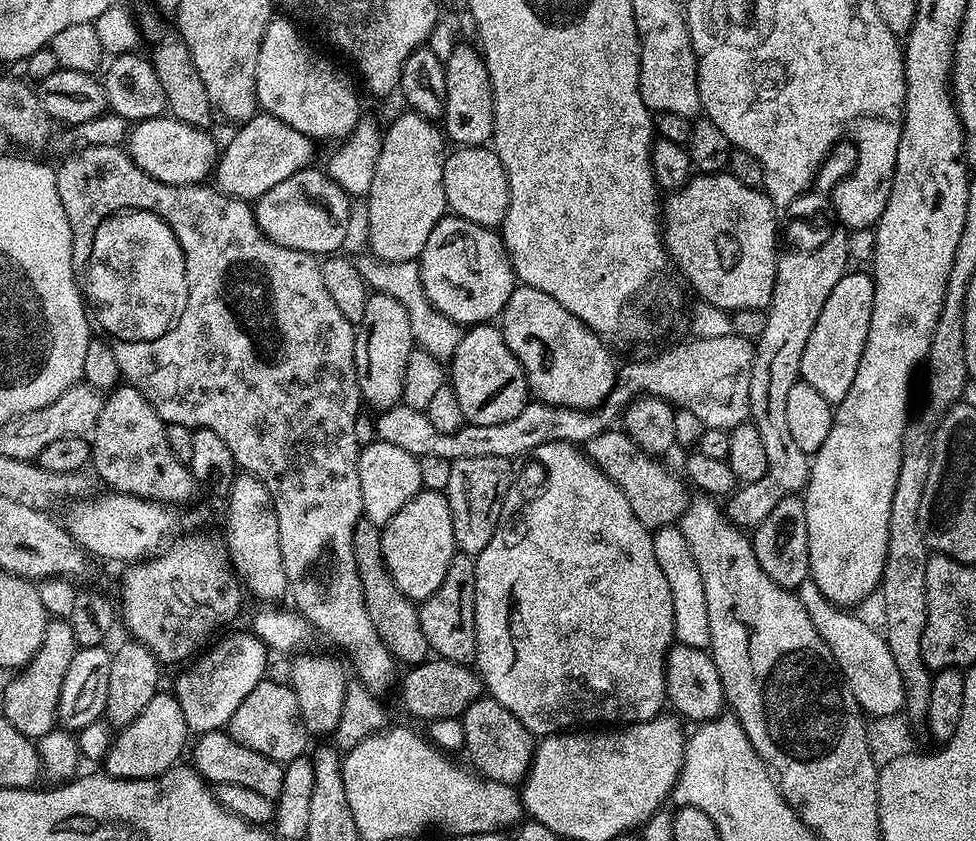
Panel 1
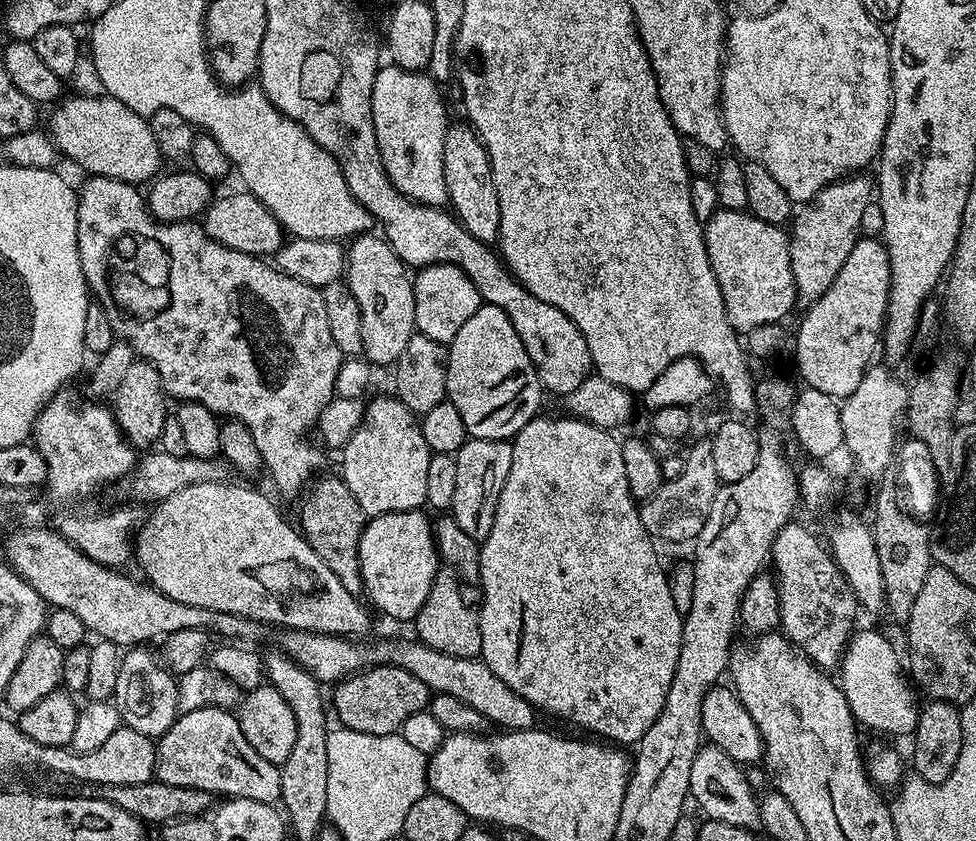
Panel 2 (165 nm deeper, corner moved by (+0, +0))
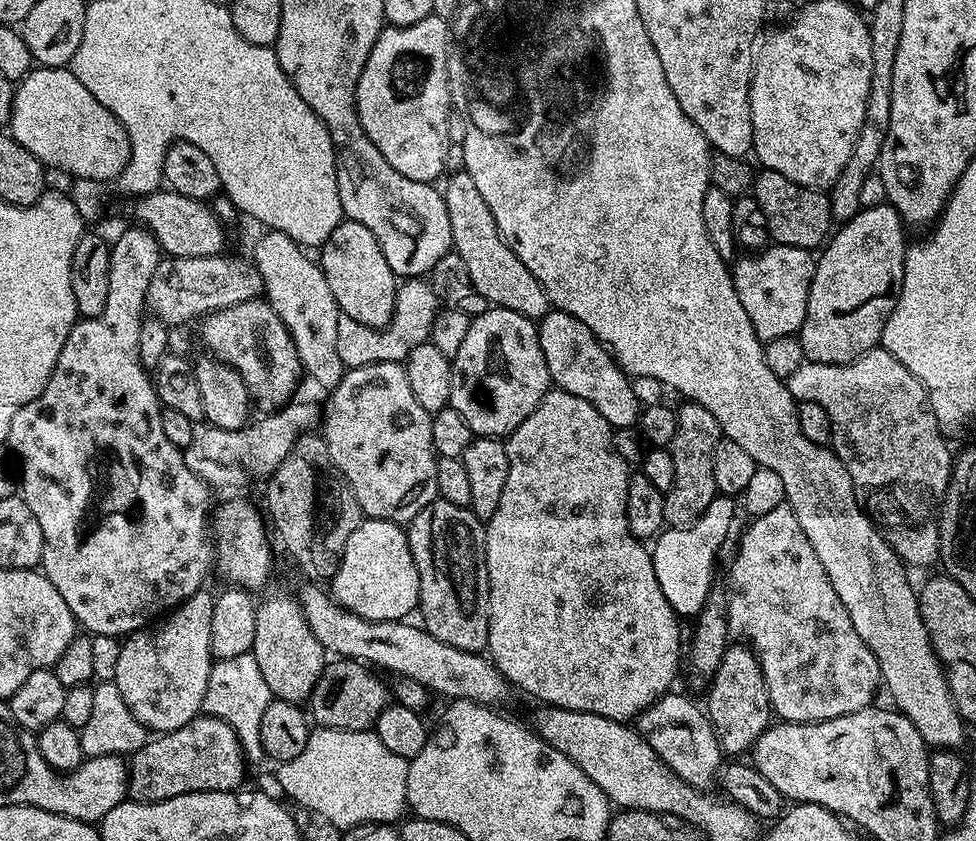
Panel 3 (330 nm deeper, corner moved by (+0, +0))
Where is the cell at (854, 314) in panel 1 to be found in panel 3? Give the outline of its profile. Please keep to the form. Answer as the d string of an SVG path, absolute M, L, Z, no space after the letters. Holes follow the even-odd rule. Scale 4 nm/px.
M885 202L861 208L831 233L816 261L810 302L798 333L809 361L849 364L880 344L886 318L902 290L904 231L904 219Z

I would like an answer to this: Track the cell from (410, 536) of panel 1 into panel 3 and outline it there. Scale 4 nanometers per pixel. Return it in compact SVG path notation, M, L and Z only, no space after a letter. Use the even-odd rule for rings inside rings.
M361 519L358 530L346 542L331 580L332 599L367 620L404 620L420 603L418 570L410 554L408 533L395 520Z

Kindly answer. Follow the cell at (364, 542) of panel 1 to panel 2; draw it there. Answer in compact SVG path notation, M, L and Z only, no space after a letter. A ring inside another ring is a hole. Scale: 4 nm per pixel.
M321 475L303 493L304 501L300 504L298 528L308 540L308 545L316 551L318 558L322 558L322 562L326 562L326 566L330 566L330 570L334 570L334 574L338 574L338 582L342 582L342 586L346 586L346 590L350 590L350 594L359 597L362 585L358 546L366 517L362 506L358 506L358 498L354 498L354 494L350 494L350 486L346 486L346 482L339 475L323 476Z

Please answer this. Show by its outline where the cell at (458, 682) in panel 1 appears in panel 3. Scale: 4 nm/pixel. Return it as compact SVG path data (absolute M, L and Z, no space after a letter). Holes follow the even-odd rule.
M336 658L325 663L310 697L311 719L321 728L337 728L347 732L369 731L375 725L380 711L390 703L389 685L383 684L375 674L367 663L359 660Z

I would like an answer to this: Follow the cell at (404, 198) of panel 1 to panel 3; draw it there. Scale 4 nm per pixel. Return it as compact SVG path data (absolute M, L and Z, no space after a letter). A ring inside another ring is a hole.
M431 15L422 18L422 22L414 22L414 26L385 27L370 50L370 58L366 58L366 66L356 83L356 109L362 130L370 142L382 150L382 158L406 178L423 184L439 181L445 175L444 163L448 160L448 111L451 108L453 111L449 21Z

